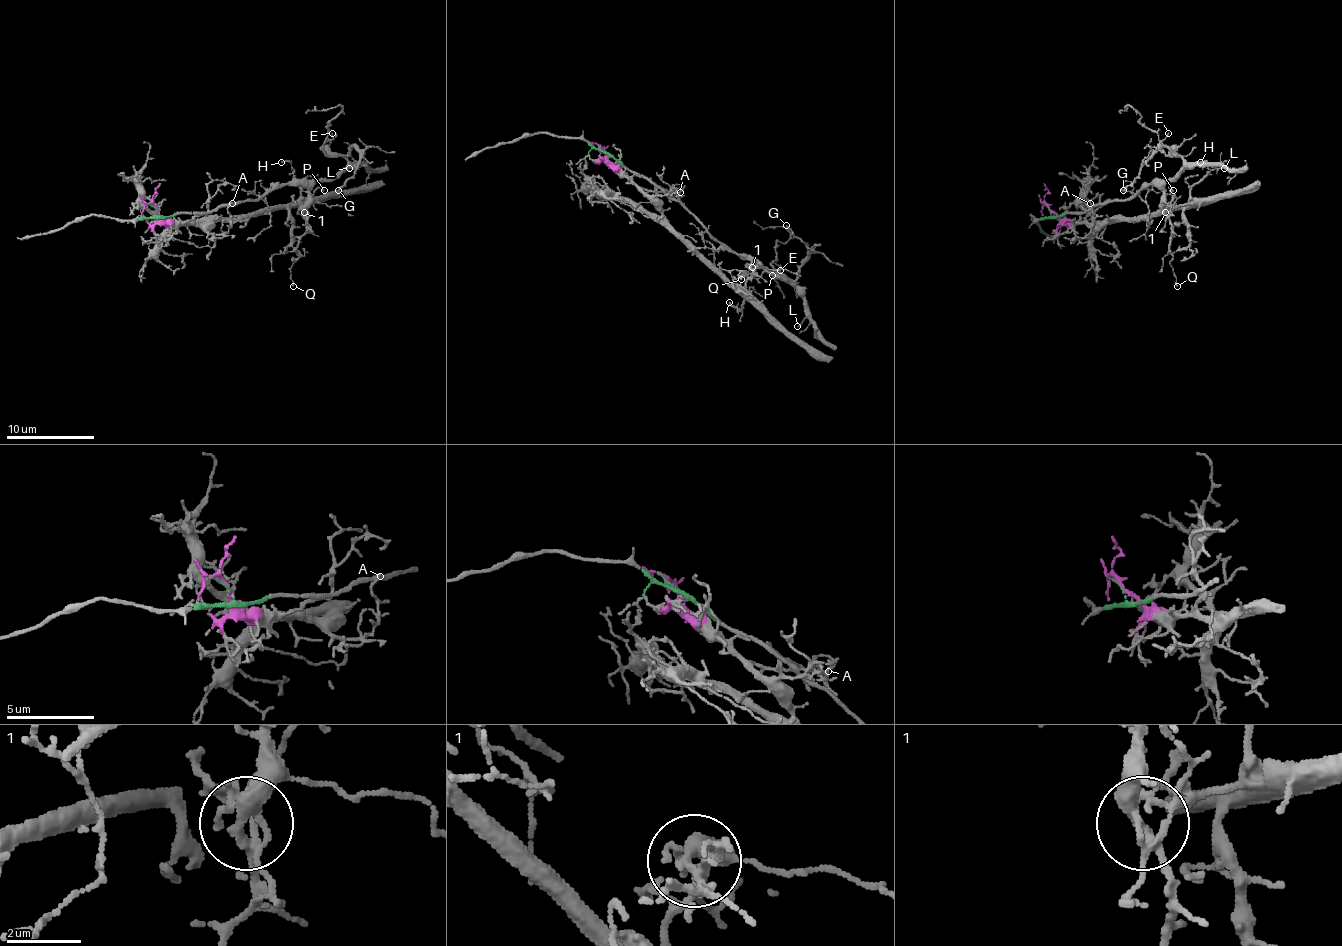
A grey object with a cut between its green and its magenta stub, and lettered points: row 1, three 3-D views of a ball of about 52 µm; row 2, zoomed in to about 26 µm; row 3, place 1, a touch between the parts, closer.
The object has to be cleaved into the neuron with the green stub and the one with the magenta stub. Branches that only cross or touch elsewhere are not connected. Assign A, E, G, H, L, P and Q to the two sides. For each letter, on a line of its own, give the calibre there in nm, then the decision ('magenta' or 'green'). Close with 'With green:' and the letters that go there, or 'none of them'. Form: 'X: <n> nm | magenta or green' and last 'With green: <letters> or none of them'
A: 100 nm | magenta
E: 100 nm | green
G: 170 nm | green
H: 110 nm | magenta
L: 70 nm | green
P: 110 nm | magenta
Q: 110 nm | green
With green: E, G, L, Q

